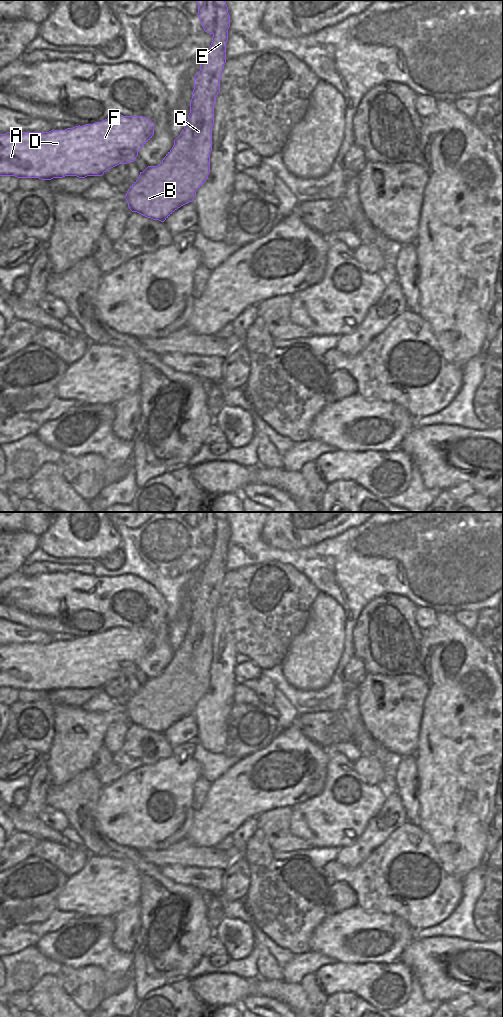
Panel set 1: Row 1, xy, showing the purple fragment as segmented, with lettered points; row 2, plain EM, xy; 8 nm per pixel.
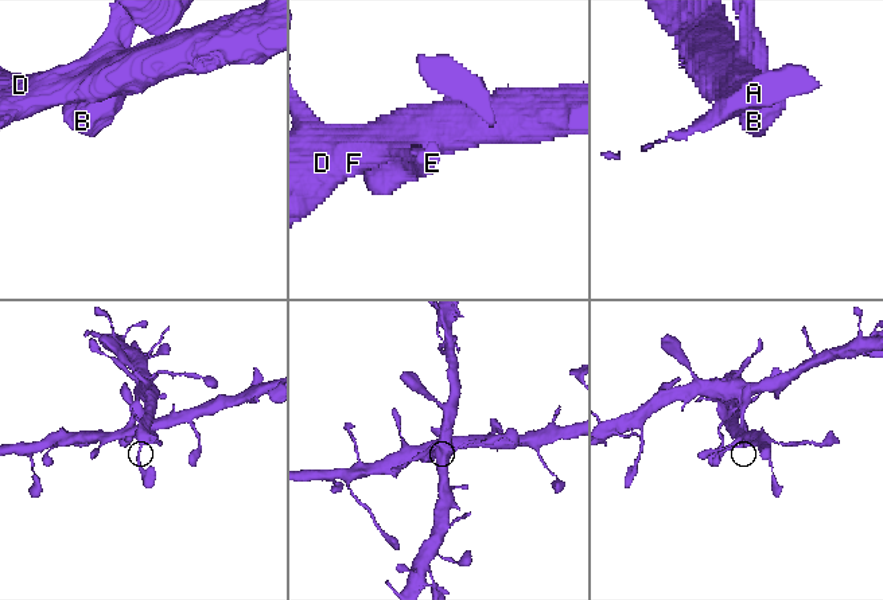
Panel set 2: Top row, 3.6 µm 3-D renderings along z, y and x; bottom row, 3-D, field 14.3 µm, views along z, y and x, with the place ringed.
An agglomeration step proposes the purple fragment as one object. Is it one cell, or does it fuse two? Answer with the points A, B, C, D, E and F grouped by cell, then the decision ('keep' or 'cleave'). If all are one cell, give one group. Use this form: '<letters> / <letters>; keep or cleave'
A D F / B C E; cleave

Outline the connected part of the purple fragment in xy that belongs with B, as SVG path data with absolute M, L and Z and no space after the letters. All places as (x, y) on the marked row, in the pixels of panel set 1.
M214 0L216 19L210 47L200 59L200 71L194 77L194 90L190 101L190 113L172 149L157 166L148 166L128 189L125 199L132 212L164 222L175 210L192 202L196 191L206 182L210 173L212 151L212 127L214 105L220 92L220 79L226 63L226 43L230 27L230 15L226 0Z

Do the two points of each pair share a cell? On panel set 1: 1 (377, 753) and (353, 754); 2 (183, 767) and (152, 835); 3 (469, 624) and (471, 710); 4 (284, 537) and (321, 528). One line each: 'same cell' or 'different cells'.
1: different cells
2: same cell
3: different cells
4: same cell

